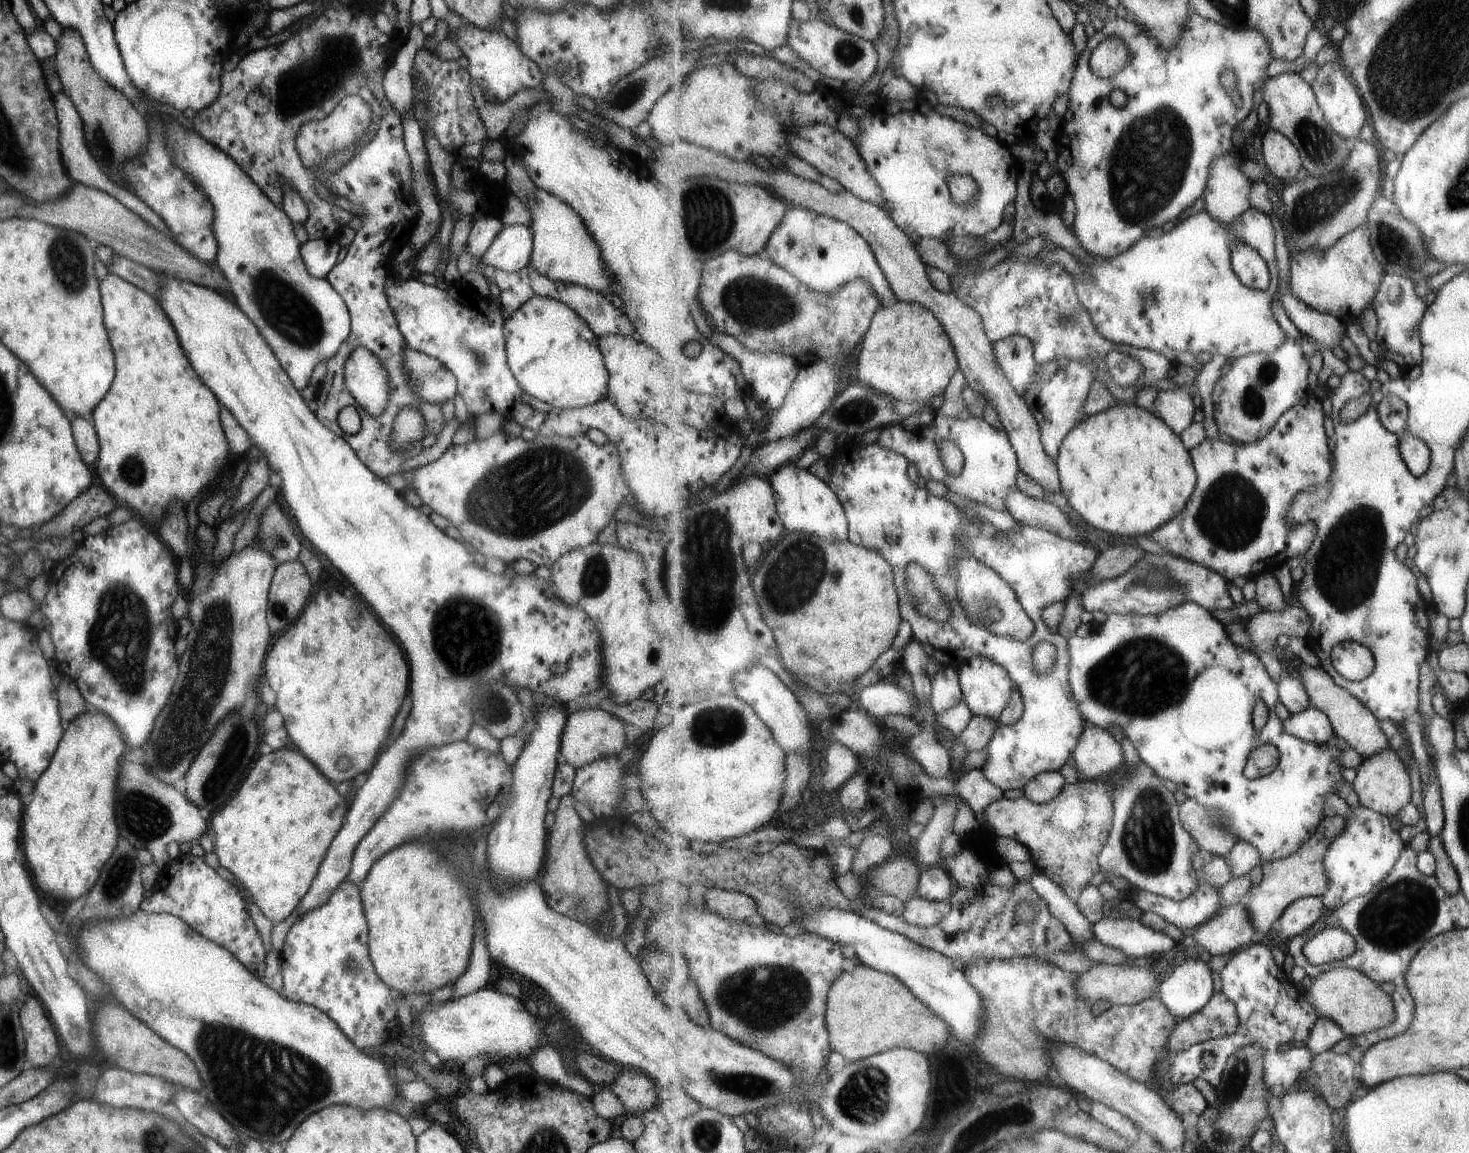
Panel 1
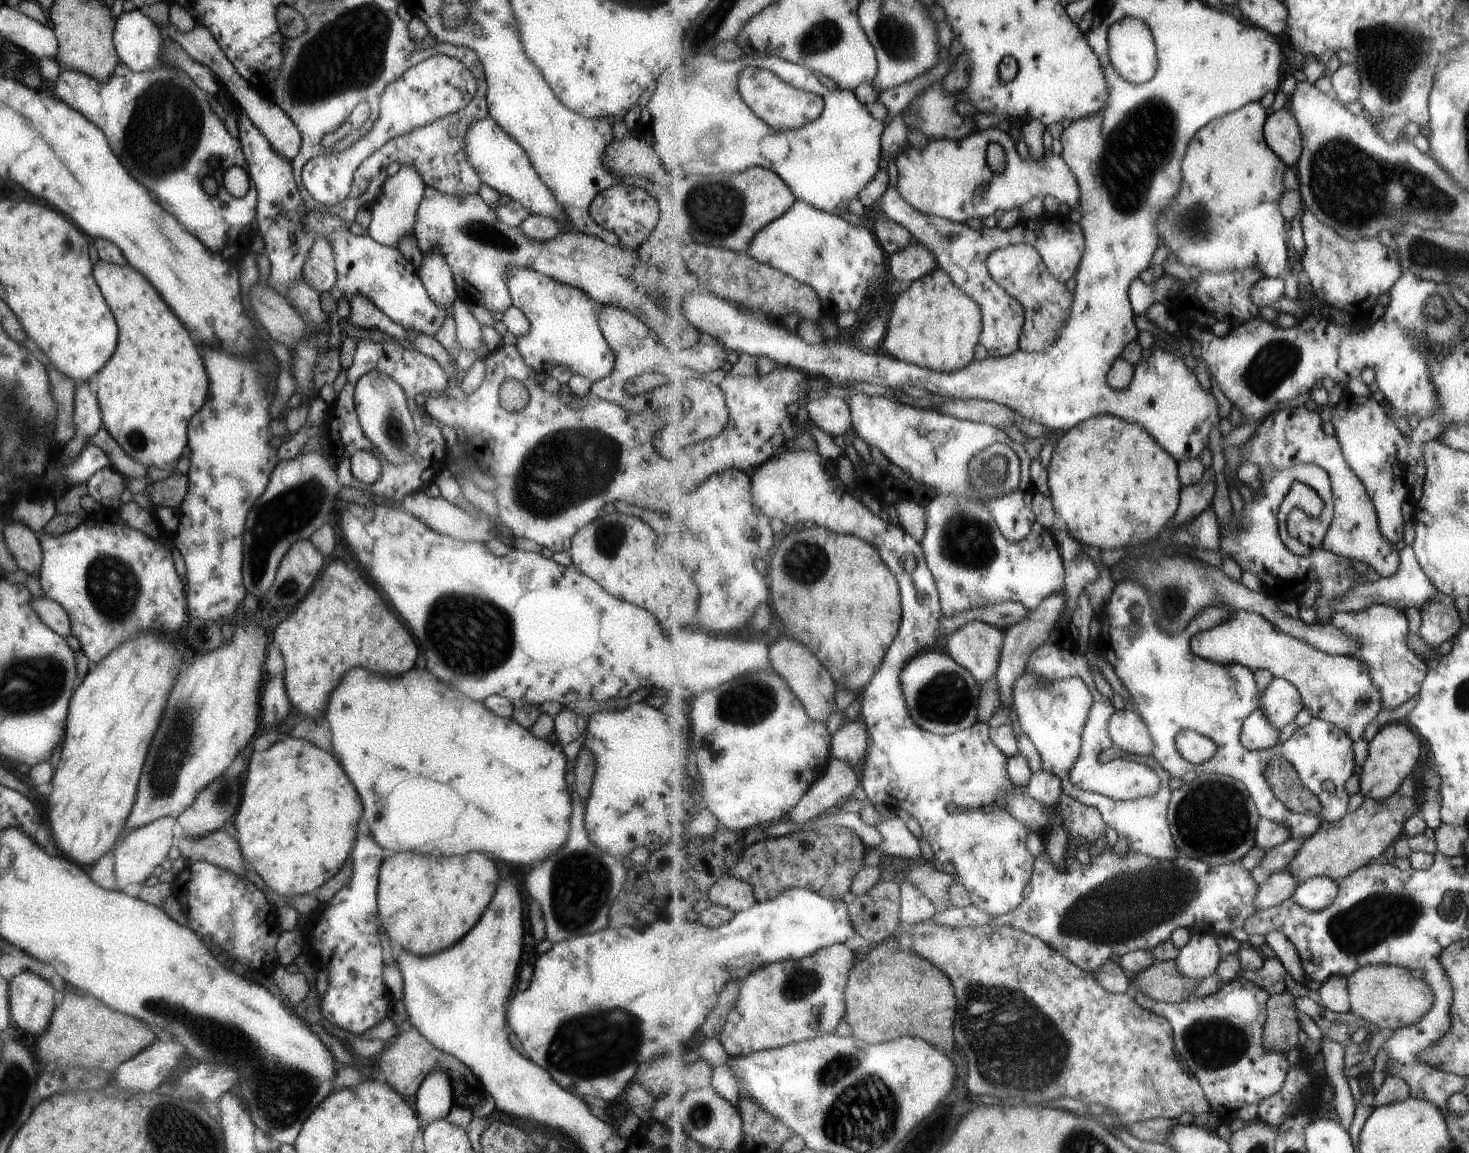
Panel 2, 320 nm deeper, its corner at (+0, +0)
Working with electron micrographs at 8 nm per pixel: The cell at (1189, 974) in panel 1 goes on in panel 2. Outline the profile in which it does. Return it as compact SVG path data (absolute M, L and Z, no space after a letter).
M1194 932L1187 946L1184 946L1176 958L1178 967L1188 979L1206 979L1218 972L1221 964L1221 948L1215 933Z

